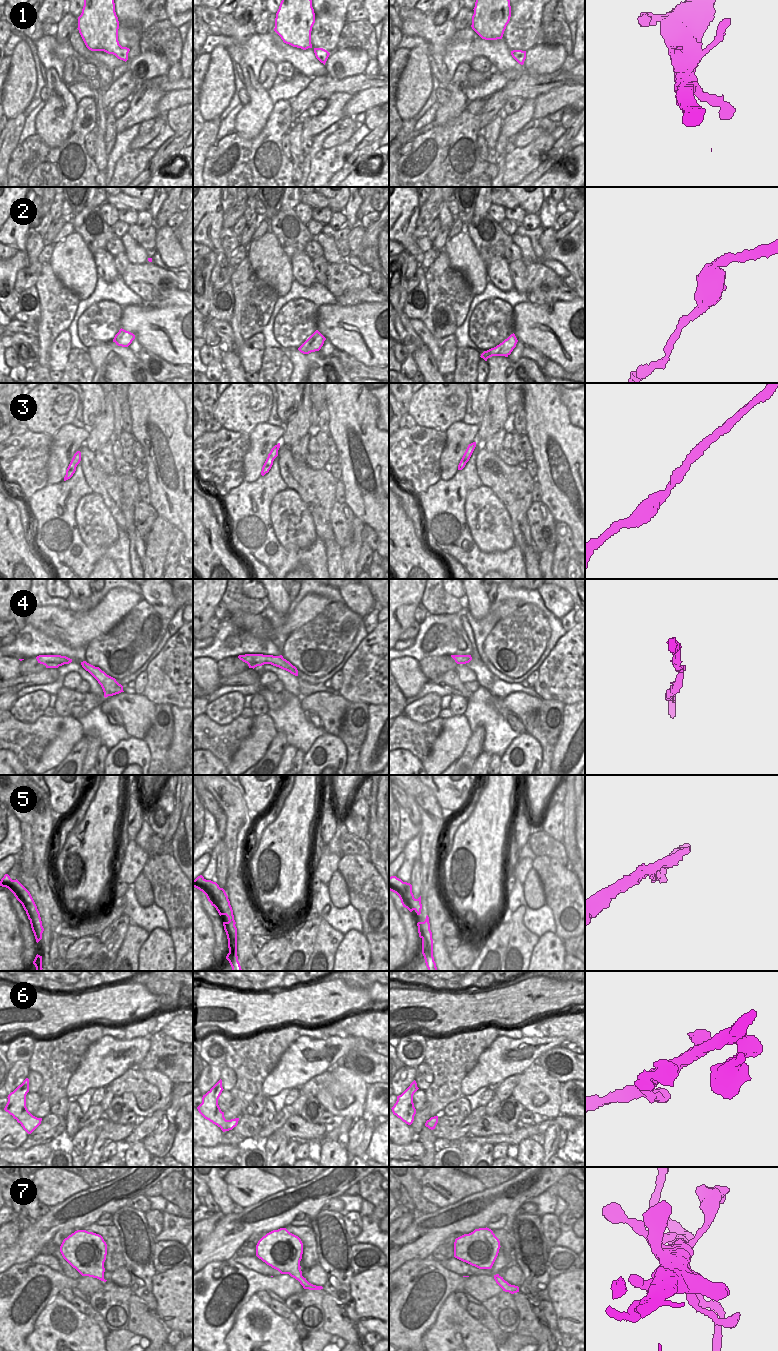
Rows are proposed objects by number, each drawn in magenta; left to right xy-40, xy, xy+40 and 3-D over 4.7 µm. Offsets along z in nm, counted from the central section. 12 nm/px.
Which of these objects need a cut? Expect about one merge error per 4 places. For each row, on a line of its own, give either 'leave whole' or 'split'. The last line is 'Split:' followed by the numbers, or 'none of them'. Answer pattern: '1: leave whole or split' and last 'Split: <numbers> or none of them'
1: leave whole
2: leave whole
3: leave whole
4: leave whole
5: split
6: leave whole
7: split
Split: 5, 7

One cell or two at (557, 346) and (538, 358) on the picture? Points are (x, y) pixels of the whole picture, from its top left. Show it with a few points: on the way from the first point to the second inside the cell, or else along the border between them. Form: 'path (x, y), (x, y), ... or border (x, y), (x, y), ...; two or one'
border (526, 345), (538, 350), (547, 358); two

